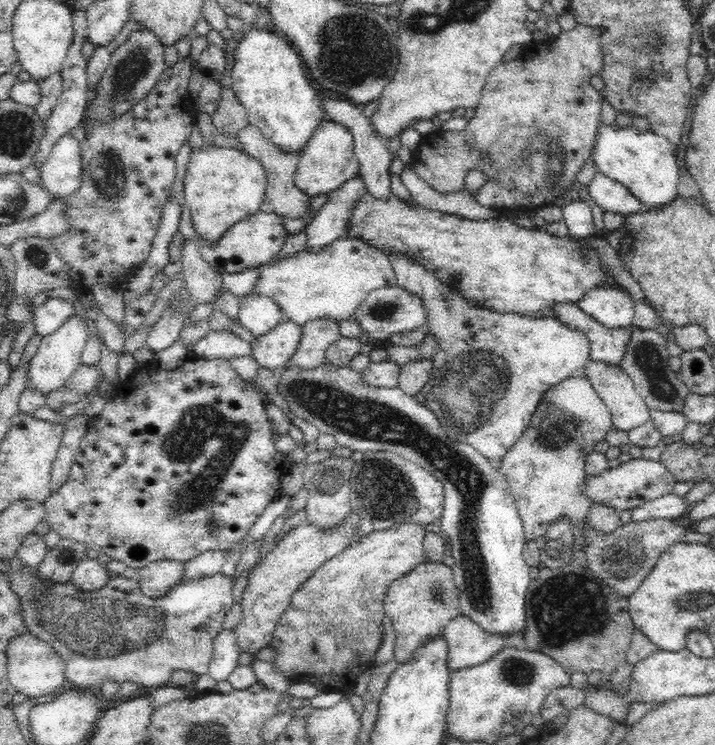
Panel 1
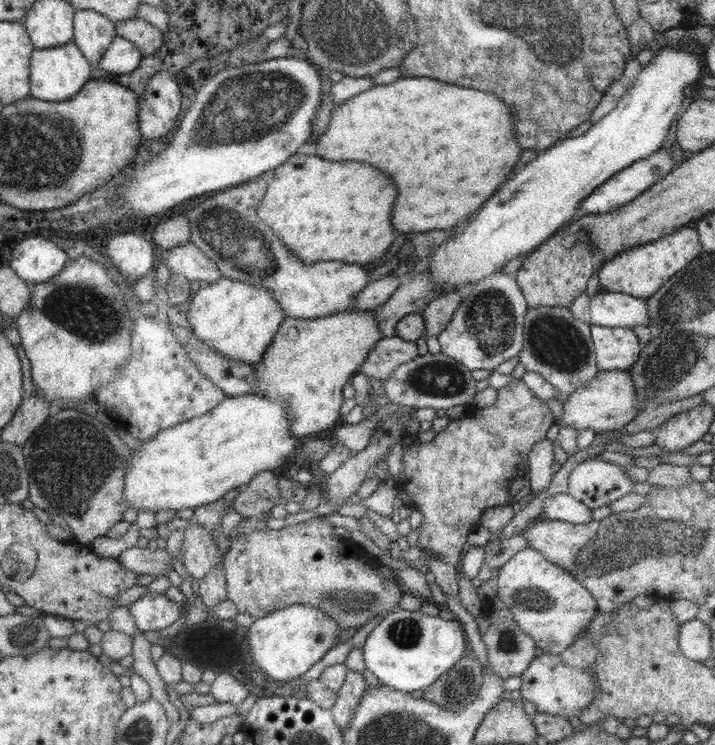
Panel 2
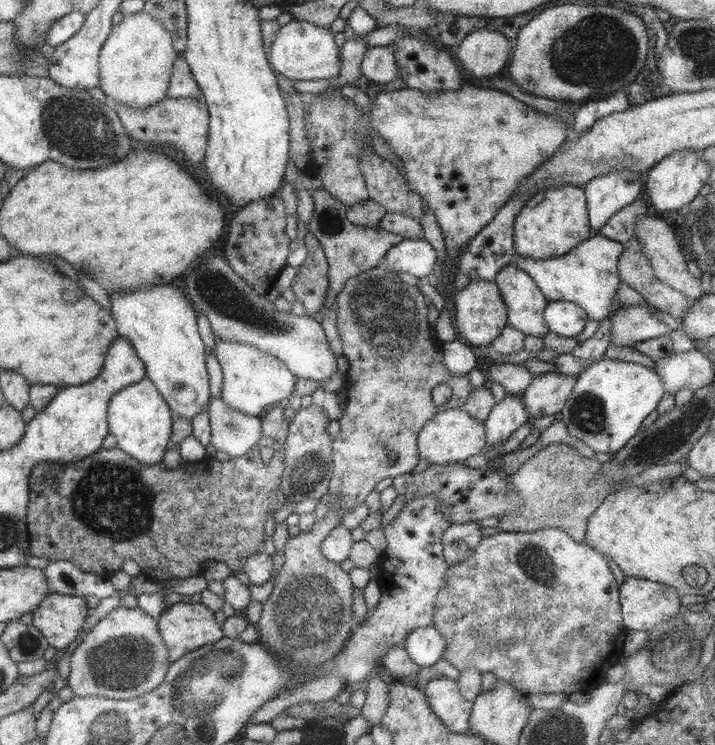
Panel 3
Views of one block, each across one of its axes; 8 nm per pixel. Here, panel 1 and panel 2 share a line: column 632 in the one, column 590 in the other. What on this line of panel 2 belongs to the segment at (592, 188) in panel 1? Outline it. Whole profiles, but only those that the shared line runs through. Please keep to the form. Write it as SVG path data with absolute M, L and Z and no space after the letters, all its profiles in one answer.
M660 147L647 158L636 160L622 171L610 176L603 184L600 184L596 190L579 203L578 214L605 214L606 212L611 212L613 209L619 208L633 200L638 194L645 192L646 188L653 186L658 180L664 178L675 166L676 162L671 157L671 151L668 152Z

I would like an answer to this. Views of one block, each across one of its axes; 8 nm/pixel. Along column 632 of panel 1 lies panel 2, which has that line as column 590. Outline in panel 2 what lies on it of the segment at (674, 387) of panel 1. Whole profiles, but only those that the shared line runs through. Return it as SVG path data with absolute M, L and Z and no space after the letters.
M528 307L523 324L524 341L517 355L517 364L523 366L525 372L538 373L566 397L597 375L590 325L575 319L568 307Z

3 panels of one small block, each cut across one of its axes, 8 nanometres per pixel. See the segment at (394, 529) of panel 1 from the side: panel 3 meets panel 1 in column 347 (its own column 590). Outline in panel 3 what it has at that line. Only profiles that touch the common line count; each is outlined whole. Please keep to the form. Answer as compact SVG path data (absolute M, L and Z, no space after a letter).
M555 527L537 528L533 532L501 531L491 536L482 537L466 559L448 566L445 571L445 584L435 595L432 625L437 628L446 642L443 660L449 662L458 671L463 668L475 668L481 674L491 672L491 674L495 674L496 680L513 684L515 690L519 690L525 695L529 693L565 693L569 695L572 692L588 691L599 685L604 680L606 670L617 663L618 657L623 655L621 646L623 646L628 628L623 624L620 611L618 585L607 567L606 558L597 550L589 548L585 542L571 540L571 536L561 529Z

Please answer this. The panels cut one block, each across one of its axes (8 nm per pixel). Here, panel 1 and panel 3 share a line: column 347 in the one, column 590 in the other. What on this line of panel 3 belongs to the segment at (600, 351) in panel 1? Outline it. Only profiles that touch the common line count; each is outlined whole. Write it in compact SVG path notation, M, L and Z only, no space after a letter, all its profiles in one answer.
M573 184L535 192L513 219L515 257L521 256L521 258L535 260L551 259L569 252L589 236L592 235L589 232L584 190Z

